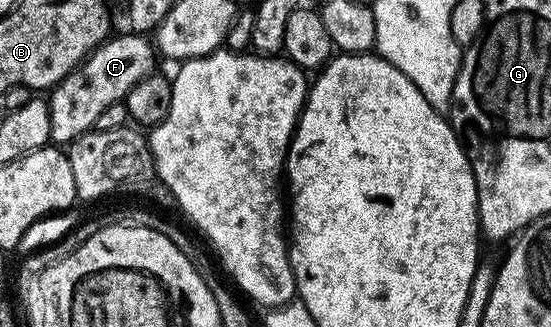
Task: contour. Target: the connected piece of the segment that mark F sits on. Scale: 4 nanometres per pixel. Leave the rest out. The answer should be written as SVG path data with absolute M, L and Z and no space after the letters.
M125 34L101 43L49 92L50 138L55 144L69 145L86 132L93 131L96 117L100 117L108 105L123 102L128 92L155 70L155 44L145 34Z

